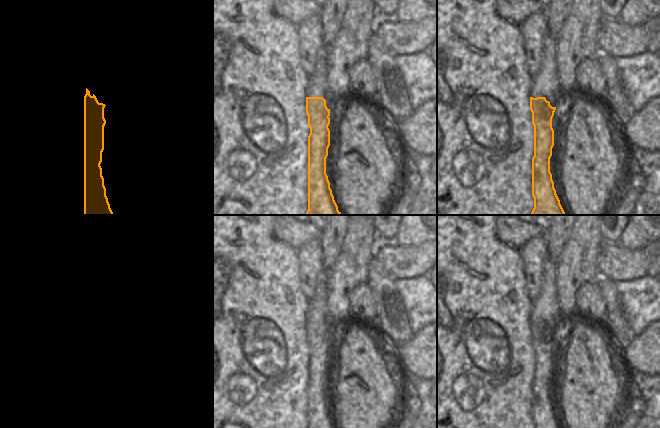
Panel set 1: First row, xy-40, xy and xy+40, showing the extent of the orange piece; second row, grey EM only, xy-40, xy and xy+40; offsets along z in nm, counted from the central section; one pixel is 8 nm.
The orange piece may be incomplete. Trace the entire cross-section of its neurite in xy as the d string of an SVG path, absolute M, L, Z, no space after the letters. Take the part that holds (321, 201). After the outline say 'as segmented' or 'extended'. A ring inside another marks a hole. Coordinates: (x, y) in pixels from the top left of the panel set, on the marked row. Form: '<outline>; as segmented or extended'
M324 46L322 54L316 62L316 68L308 75L306 86L306 114L310 134L308 136L308 210L305 215L342 215L334 200L330 182L326 174L326 158L330 146L330 110L332 95L328 92L328 50Z; extended

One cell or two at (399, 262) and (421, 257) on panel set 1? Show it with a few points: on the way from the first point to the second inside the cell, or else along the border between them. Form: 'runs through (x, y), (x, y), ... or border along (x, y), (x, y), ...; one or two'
runs through (404, 262), (416, 260); one

